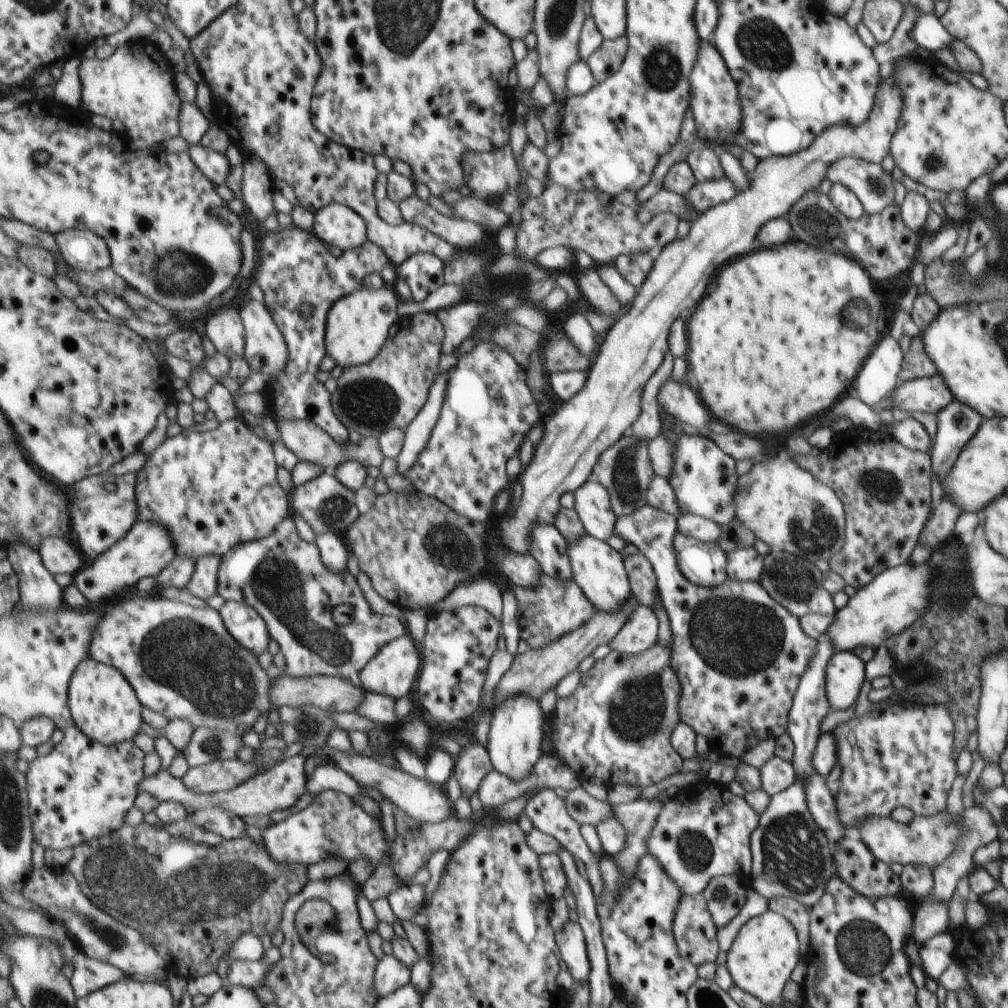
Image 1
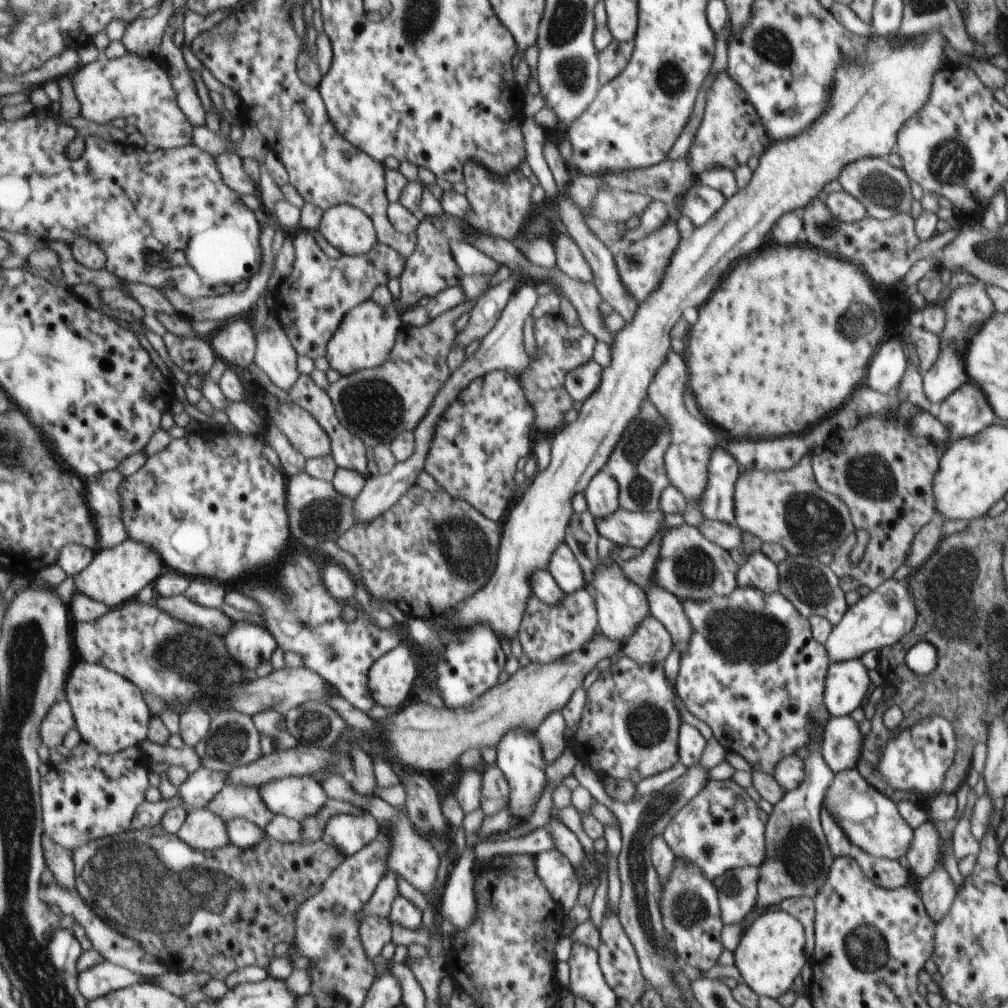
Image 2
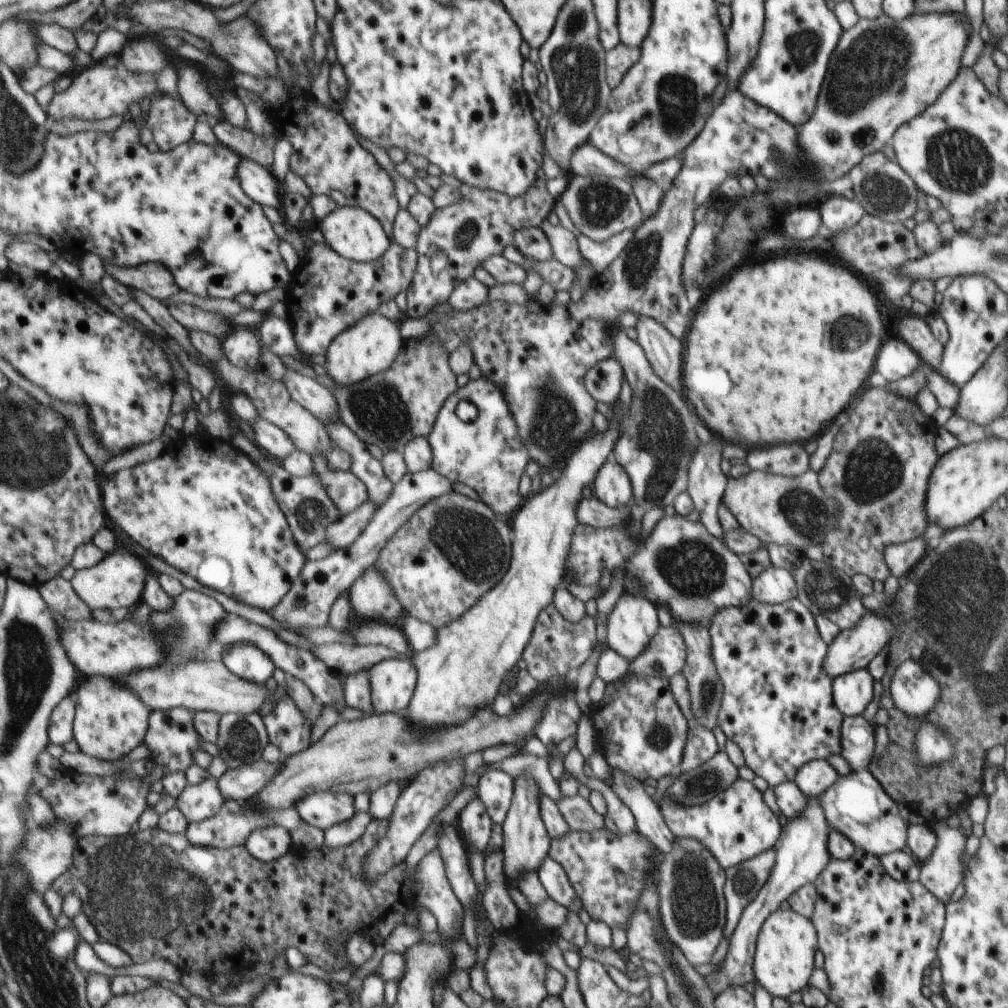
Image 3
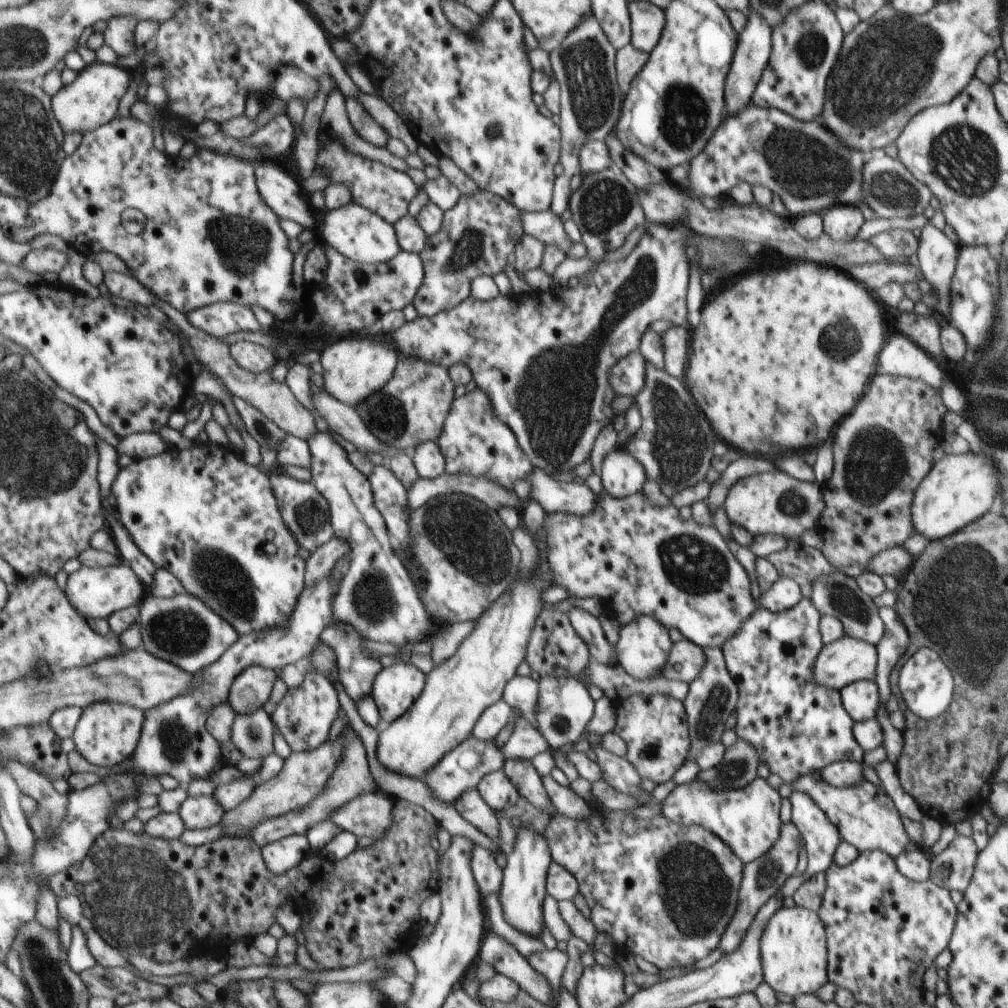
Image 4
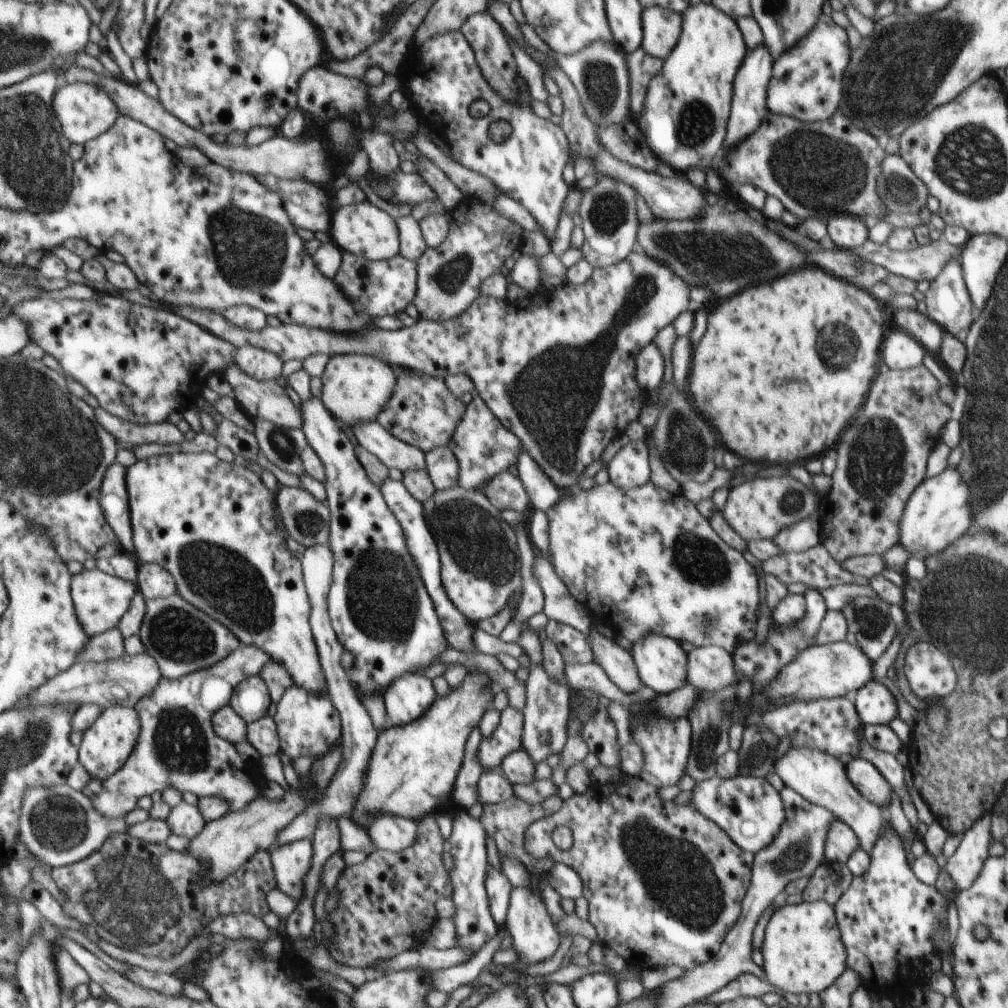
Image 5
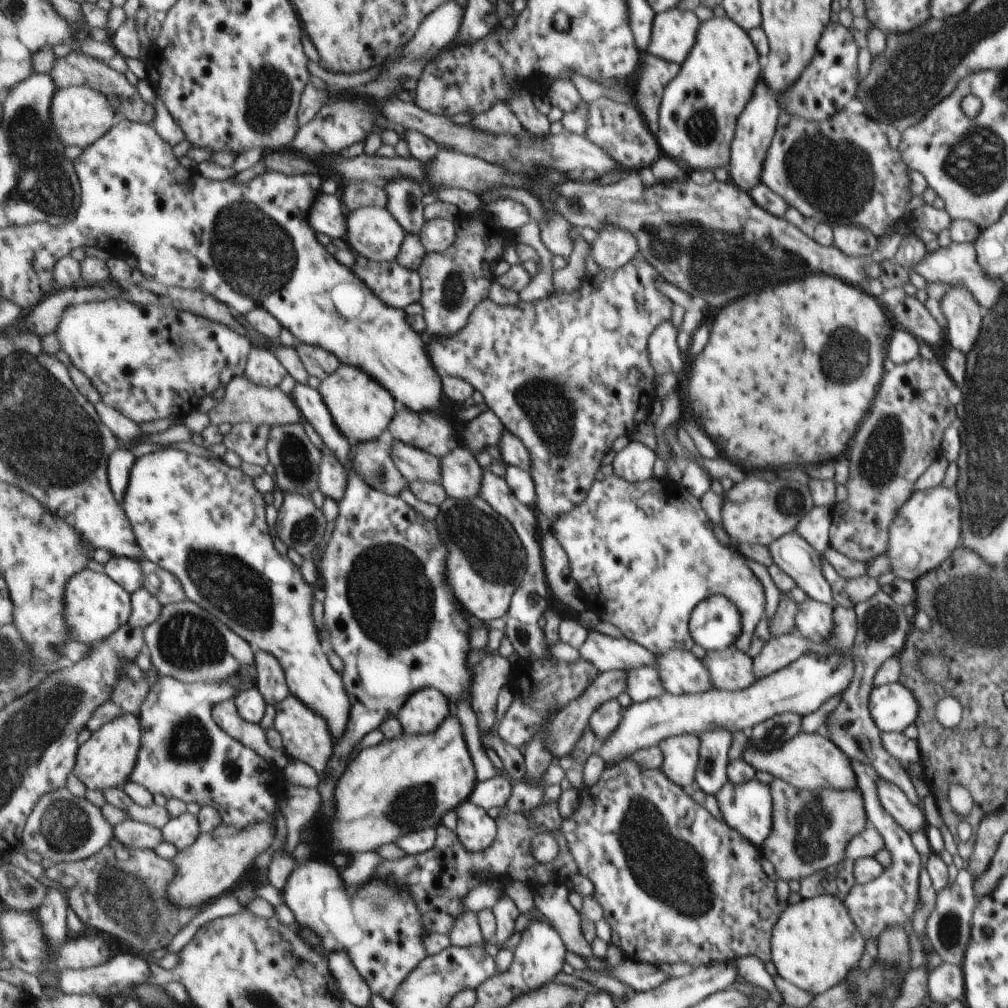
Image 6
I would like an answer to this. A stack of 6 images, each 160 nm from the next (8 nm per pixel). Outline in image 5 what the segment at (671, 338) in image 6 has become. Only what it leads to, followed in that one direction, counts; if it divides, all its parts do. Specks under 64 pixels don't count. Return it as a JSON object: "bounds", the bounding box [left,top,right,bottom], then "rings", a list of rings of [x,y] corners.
{"bounds":[634,341,665,392],"rings":[[[651,341],[646,349],[642,350],[634,365],[634,380],[642,389],[648,392],[654,390],[665,376],[664,359]]]}

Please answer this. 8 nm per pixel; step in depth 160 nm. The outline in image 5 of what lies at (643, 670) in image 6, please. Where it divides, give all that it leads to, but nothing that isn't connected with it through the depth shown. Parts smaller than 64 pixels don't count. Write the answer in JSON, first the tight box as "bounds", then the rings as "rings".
{"bounds":[588,629,641,695],"rings":[[[593,629],[588,638],[594,651],[593,660],[607,672],[610,682],[620,692],[629,695],[641,688],[632,657],[620,648],[618,639],[609,640]]]}

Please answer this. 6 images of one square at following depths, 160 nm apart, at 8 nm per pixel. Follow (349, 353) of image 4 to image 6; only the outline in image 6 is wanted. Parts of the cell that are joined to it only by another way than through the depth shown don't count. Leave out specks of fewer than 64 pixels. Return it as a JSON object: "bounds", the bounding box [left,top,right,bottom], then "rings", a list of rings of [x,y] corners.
{"bounds":[318,363,400,445],"rings":[[[339,363],[336,370],[321,382],[318,390],[333,416],[333,422],[338,424],[339,430],[353,445],[382,437],[400,409],[389,390],[373,380],[371,374],[365,374],[361,368],[351,364]]]}

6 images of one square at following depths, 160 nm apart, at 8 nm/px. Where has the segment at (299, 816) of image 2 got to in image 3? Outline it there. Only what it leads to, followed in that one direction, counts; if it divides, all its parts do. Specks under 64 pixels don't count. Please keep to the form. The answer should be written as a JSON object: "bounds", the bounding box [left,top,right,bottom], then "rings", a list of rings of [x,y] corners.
{"bounds":[297,792,355,831],"rings":[[[316,792],[297,803],[298,811],[308,822],[322,831],[351,820],[355,816],[355,798],[347,794]]]}

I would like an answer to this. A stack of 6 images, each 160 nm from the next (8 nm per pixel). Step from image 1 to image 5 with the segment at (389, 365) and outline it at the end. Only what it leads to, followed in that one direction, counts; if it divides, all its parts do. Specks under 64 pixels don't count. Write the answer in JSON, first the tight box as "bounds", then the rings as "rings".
{"bounds":[377,370,466,453],"rings":[[[411,370],[401,372],[407,374],[399,376],[399,386],[377,422],[401,441],[417,446],[425,453],[438,447],[447,447],[454,441],[454,433],[465,417],[466,405],[449,391],[445,379]]]}

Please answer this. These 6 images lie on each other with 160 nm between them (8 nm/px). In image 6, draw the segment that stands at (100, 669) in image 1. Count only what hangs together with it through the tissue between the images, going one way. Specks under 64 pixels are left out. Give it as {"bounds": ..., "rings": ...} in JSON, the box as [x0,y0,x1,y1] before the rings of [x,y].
{"bounds":[74,713,142,794],"rings":[[[124,713],[117,720],[99,728],[87,743],[80,746],[74,774],[87,788],[102,794],[105,790],[124,787],[135,770],[139,750],[142,750],[142,720],[137,714]]]}

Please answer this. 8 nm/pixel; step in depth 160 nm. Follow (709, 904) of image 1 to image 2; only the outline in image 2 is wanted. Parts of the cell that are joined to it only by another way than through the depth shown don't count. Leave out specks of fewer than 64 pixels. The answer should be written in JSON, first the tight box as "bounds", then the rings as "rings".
{"bounds":[712,866,758,925],"rings":[[[742,866],[712,880],[723,925],[743,922],[757,902],[758,868]]]}

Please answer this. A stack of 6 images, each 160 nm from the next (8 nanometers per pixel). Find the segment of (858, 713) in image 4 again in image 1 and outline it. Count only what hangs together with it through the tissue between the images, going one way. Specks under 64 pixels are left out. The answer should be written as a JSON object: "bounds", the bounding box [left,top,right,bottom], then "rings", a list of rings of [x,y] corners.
{"bounds":[825,651,863,711],"rings":[[[835,651],[825,668],[826,698],[831,711],[845,710],[863,684],[863,662],[852,651]]]}

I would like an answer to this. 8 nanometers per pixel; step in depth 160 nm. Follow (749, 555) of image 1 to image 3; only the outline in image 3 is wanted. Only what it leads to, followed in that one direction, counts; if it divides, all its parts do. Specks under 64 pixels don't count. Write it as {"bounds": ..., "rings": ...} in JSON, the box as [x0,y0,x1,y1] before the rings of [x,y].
{"bounds":[751,566,797,605],"rings":[[[771,566],[755,577],[751,596],[760,603],[776,605],[795,599],[797,593],[794,575],[785,569]]]}

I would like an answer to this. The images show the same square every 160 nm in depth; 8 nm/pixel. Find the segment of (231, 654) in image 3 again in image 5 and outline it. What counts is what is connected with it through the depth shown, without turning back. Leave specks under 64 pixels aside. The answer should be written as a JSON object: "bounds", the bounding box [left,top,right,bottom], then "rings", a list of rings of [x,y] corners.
{"bounds":[230,676,272,725],"rings":[[[261,676],[248,677],[234,690],[230,706],[249,725],[267,717],[272,697]]]}

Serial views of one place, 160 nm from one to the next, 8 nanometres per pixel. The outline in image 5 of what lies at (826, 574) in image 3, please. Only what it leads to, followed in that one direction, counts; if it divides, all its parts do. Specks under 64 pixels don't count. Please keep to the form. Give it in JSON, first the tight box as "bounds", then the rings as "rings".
{"bounds":[839,597,895,664],"rings":[[[856,597],[839,612],[846,619],[847,643],[863,651],[871,664],[879,658],[895,636],[890,606],[882,599]]]}

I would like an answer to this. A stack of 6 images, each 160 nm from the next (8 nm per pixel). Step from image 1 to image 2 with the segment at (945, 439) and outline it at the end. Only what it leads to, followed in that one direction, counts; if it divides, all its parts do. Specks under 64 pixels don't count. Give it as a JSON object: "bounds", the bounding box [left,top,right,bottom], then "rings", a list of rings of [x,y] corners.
{"bounds":[934,380,997,443],"rings":[[[969,380],[948,394],[934,414],[949,433],[949,443],[969,438],[997,421],[980,386]]]}

